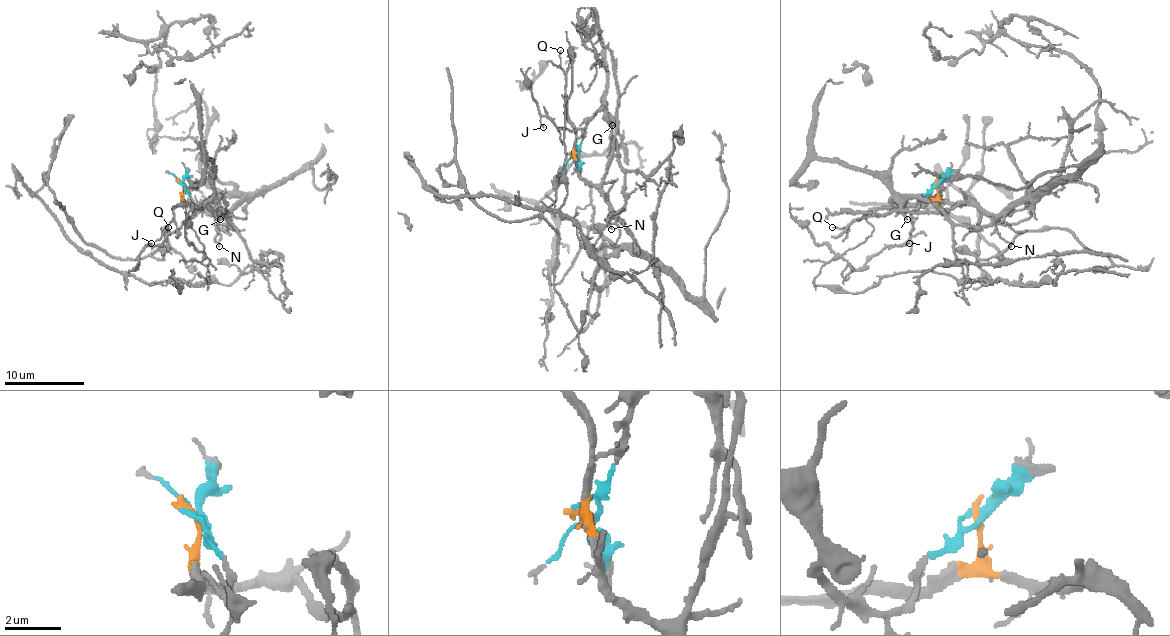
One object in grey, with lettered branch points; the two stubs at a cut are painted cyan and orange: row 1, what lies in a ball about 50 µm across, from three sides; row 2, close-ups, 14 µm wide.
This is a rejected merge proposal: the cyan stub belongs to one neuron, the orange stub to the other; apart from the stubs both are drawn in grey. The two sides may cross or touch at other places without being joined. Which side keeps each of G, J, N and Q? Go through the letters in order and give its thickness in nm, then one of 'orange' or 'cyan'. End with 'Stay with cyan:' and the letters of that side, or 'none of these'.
G: calibre 130 nm; cyan
J: calibre 100 nm; cyan
N: calibre 140 nm; orange
Q: calibre 110 nm; orange
Stay with cyan: G, J

